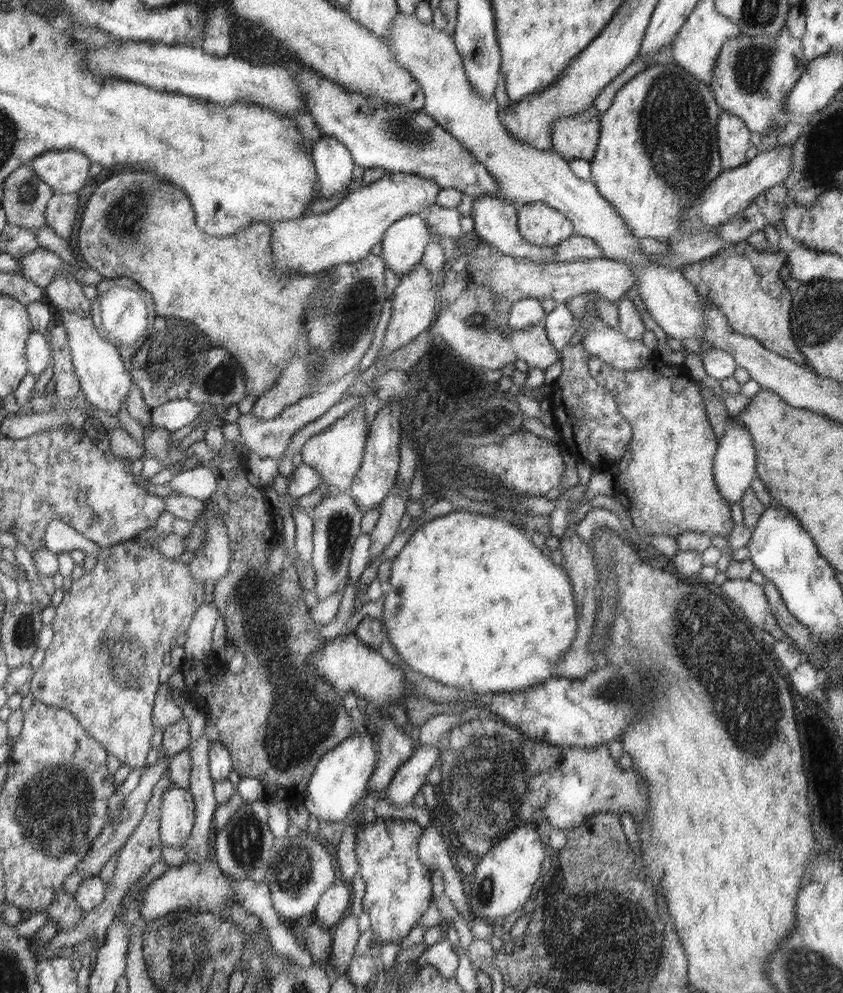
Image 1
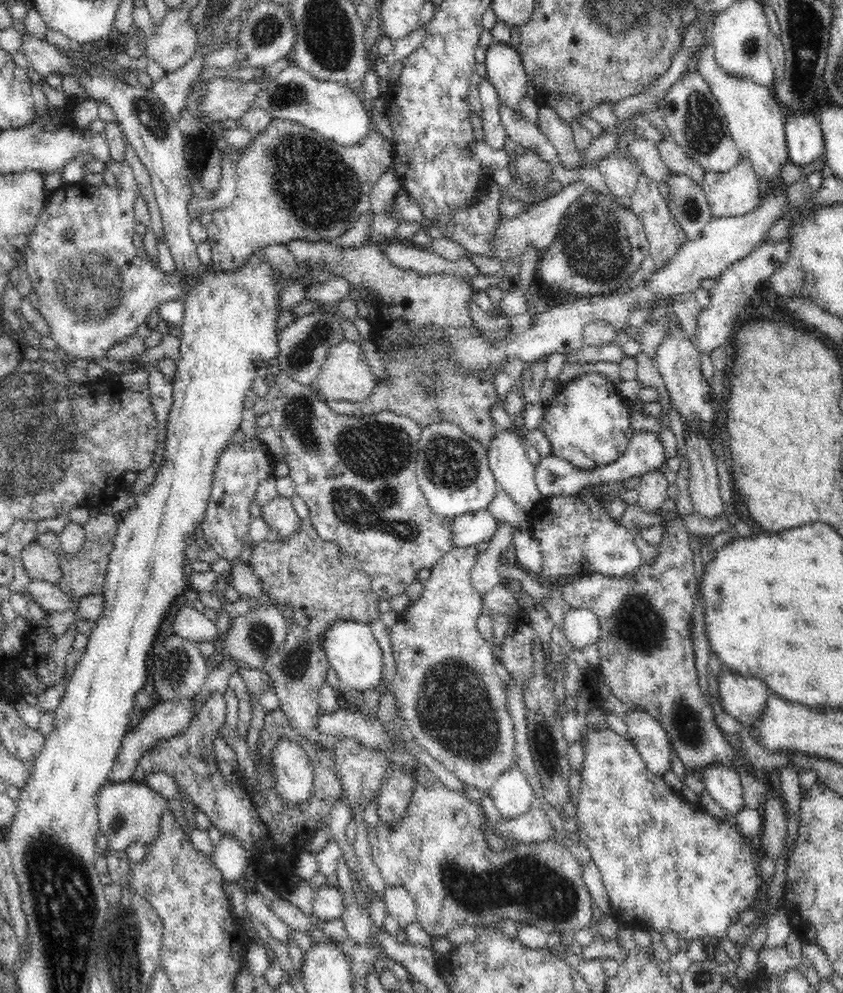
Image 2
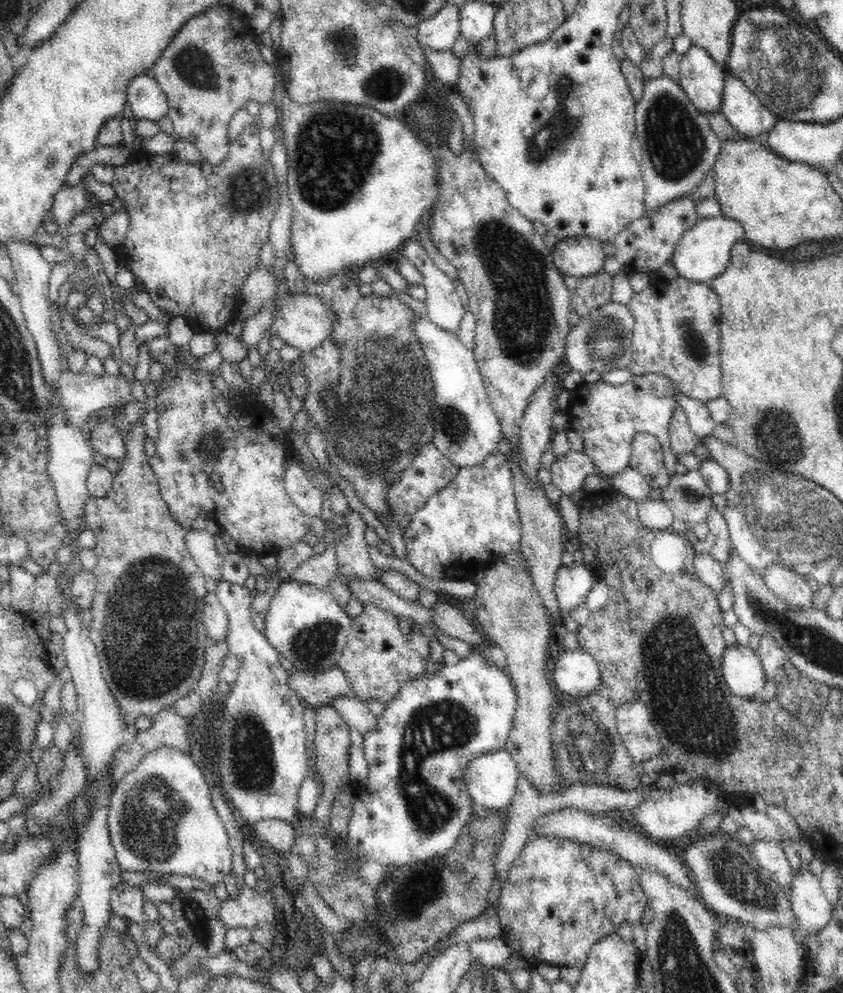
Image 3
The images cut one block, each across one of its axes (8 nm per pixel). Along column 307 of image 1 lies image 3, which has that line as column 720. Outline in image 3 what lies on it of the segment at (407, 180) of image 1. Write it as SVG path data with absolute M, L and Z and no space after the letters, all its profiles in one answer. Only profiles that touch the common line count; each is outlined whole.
M724 215L704 220L698 219L696 224L688 228L676 243L671 258L672 266L686 281L710 282L724 272L731 257L732 246L744 240L744 236L743 226Z

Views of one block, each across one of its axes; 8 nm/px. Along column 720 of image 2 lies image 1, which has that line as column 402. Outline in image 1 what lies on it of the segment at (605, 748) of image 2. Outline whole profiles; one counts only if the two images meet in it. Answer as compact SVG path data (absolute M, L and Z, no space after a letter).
M376 817L374 822L361 823L355 833L358 875L365 883L363 910L370 916L370 928L380 943L400 946L432 902L430 870L417 850L422 826L414 820Z

